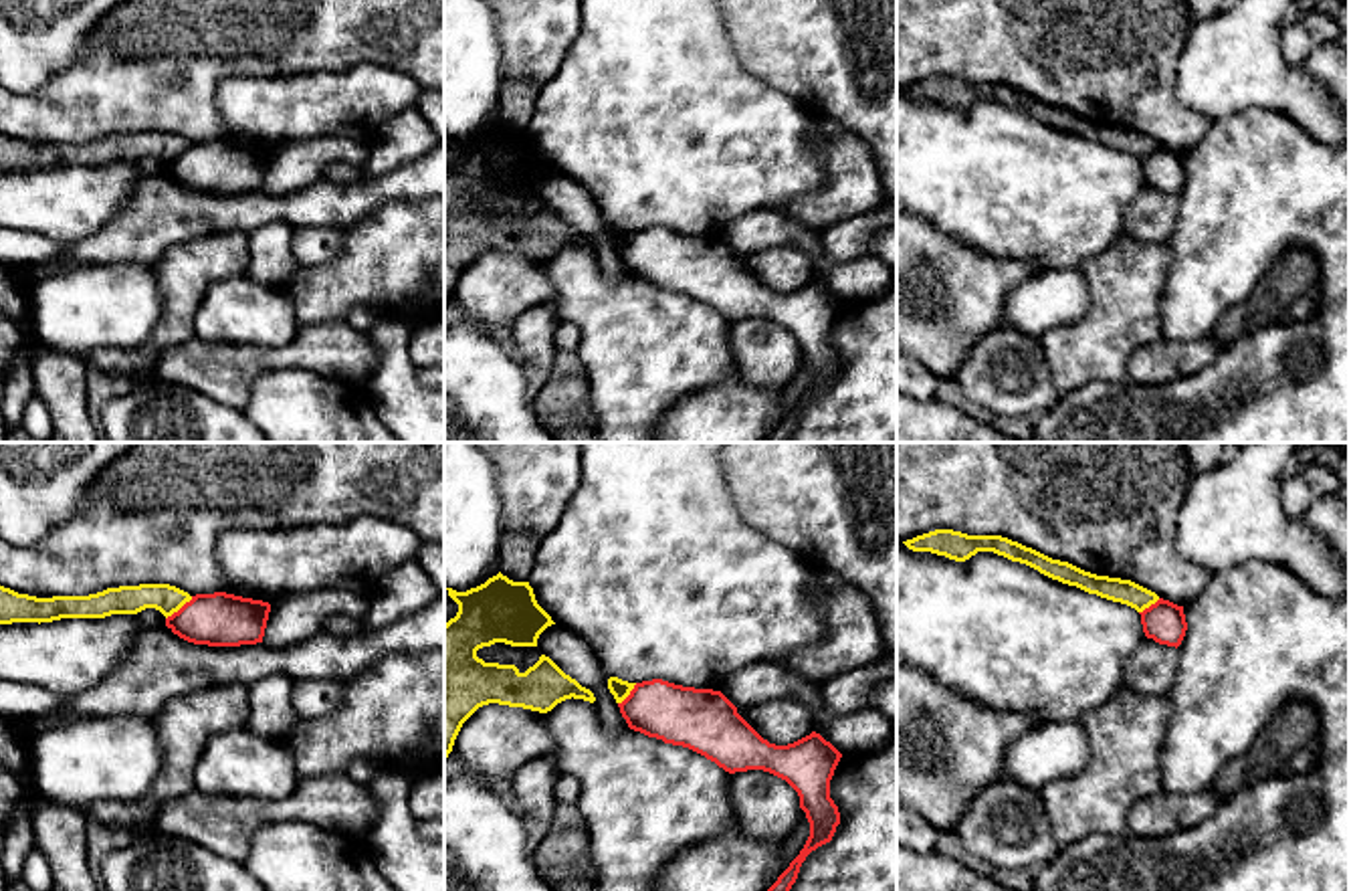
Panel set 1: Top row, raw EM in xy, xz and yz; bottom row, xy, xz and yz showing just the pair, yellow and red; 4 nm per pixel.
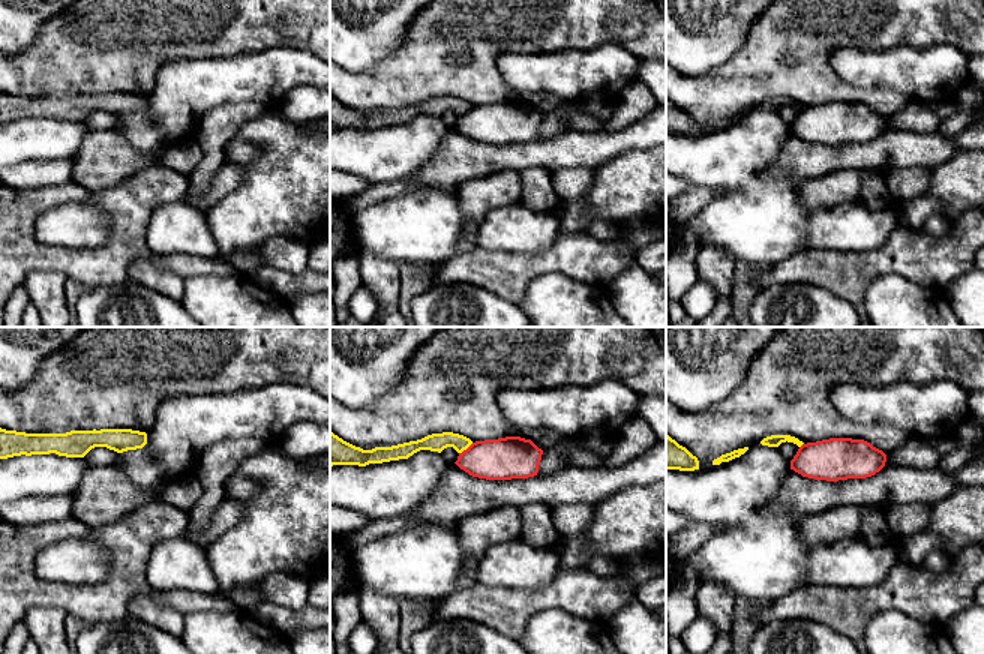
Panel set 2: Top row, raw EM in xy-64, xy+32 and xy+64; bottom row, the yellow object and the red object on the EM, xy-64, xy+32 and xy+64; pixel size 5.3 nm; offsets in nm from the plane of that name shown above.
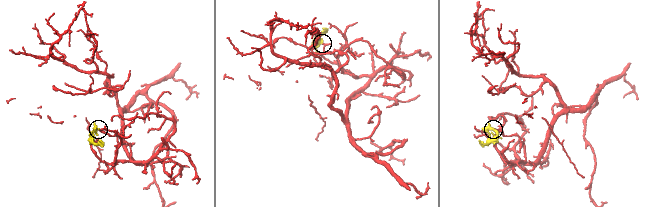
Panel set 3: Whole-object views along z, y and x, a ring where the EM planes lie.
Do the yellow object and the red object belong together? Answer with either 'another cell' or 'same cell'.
another cell

